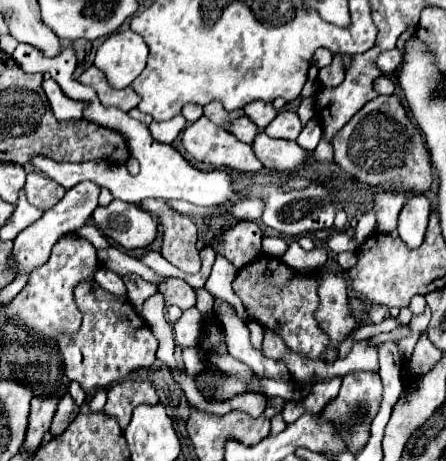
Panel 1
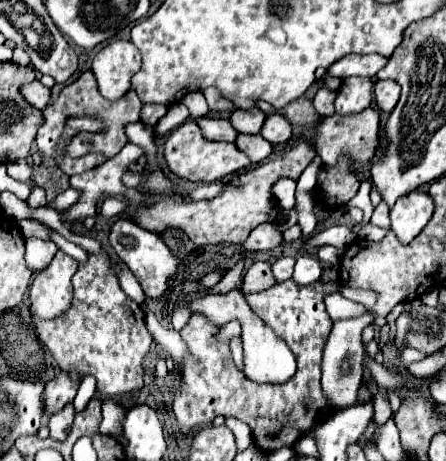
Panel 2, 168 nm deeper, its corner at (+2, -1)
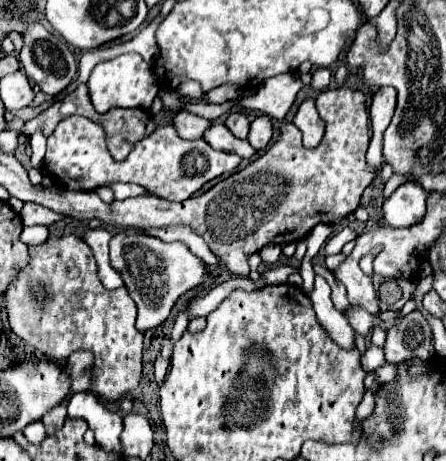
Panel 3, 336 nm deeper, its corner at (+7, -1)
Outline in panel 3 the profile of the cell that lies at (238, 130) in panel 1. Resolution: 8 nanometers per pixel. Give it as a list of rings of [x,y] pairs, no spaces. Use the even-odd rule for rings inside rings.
[[[181,111],[181,115],[173,117],[173,125],[177,127],[177,131],[183,139],[203,139],[205,131],[209,131],[213,123],[209,119],[197,117],[193,113]]]

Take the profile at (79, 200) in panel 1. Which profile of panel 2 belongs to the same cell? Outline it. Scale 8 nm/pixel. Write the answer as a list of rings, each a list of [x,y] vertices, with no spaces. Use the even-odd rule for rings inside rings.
[[[128,143],[116,157],[110,157],[102,167],[94,171],[86,171],[80,175],[70,177],[70,185],[82,191],[82,197],[78,203],[74,203],[68,211],[64,211],[64,217],[74,221],[80,217],[89,217],[96,214],[96,203],[100,197],[110,195],[124,195],[130,203],[142,205],[146,203],[146,197],[134,189],[126,189],[120,181],[124,169],[128,163],[138,159],[142,155],[142,147]]]

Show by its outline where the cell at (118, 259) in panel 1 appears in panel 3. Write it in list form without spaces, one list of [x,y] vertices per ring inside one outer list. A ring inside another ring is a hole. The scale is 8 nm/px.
[[[45,225],[23,227],[23,231],[21,231],[21,241],[25,241],[29,247],[43,245],[47,241],[47,237],[49,237],[49,233],[47,233],[47,227]]]

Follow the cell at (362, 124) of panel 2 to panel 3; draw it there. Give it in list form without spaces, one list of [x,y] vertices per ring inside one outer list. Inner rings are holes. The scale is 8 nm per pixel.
[[[305,99],[301,103],[293,123],[301,129],[301,133],[303,133],[303,145],[307,149],[319,147],[319,143],[323,139],[323,133],[325,133],[325,121],[319,117],[313,99]]]

